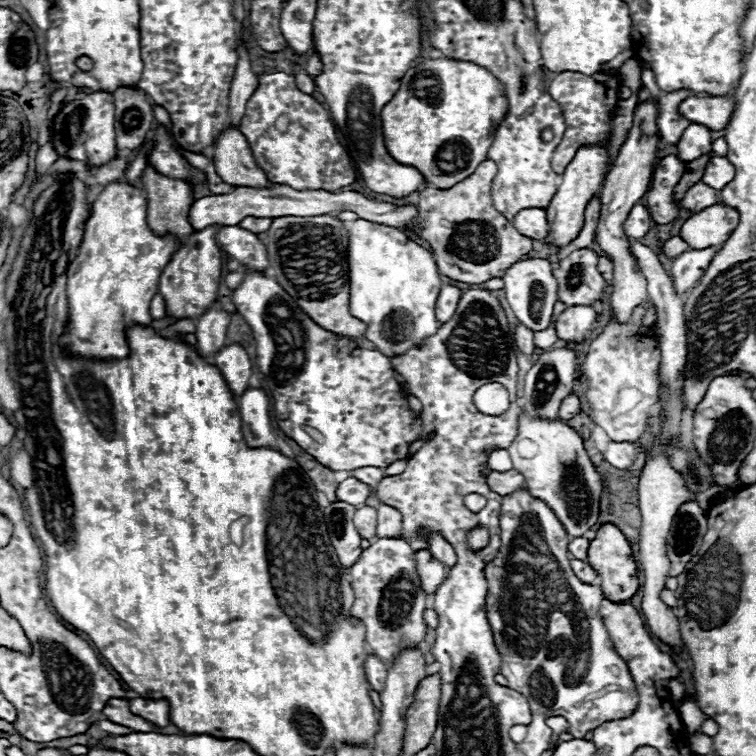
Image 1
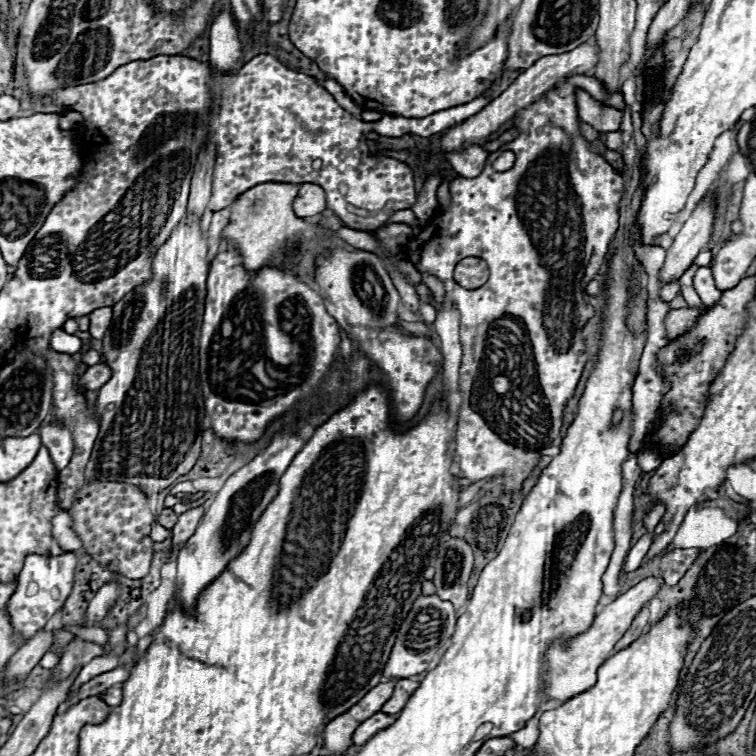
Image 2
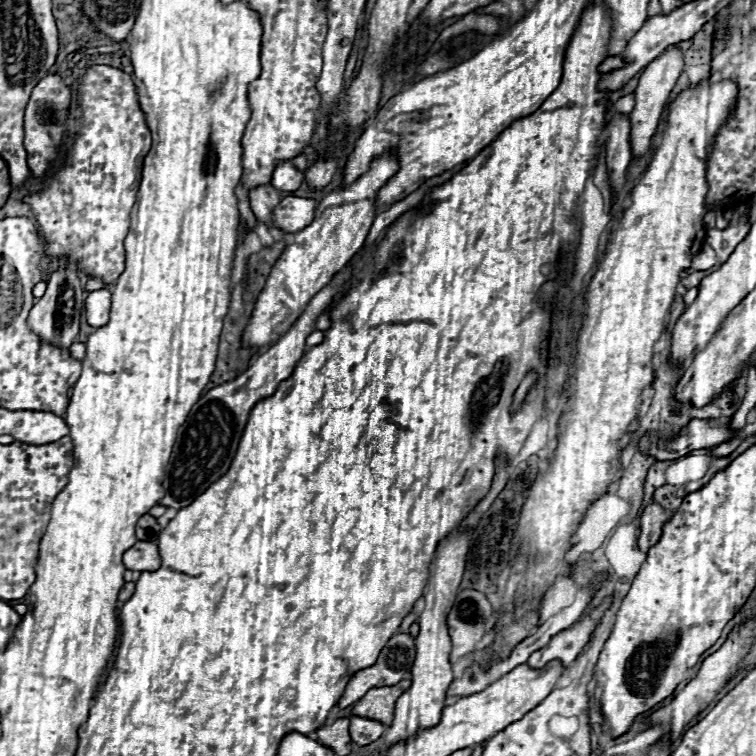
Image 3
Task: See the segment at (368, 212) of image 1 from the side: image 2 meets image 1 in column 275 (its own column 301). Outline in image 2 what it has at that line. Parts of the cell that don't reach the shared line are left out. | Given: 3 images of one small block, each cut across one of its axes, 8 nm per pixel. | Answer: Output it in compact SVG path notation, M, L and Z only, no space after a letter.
M302 184L300 192L294 200L294 212L300 218L310 218L316 216L320 212L324 212L326 208L326 196L324 190L316 184Z

